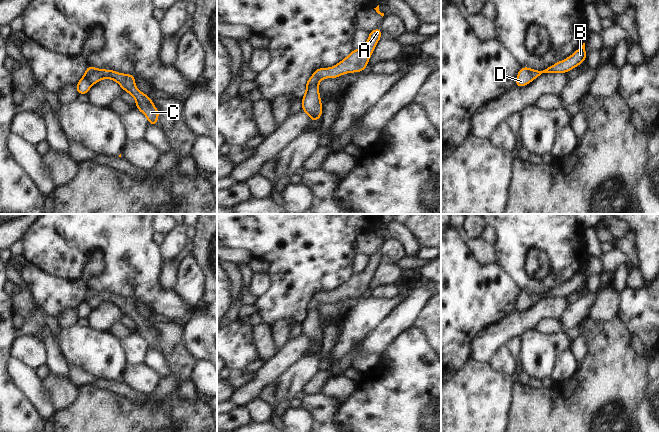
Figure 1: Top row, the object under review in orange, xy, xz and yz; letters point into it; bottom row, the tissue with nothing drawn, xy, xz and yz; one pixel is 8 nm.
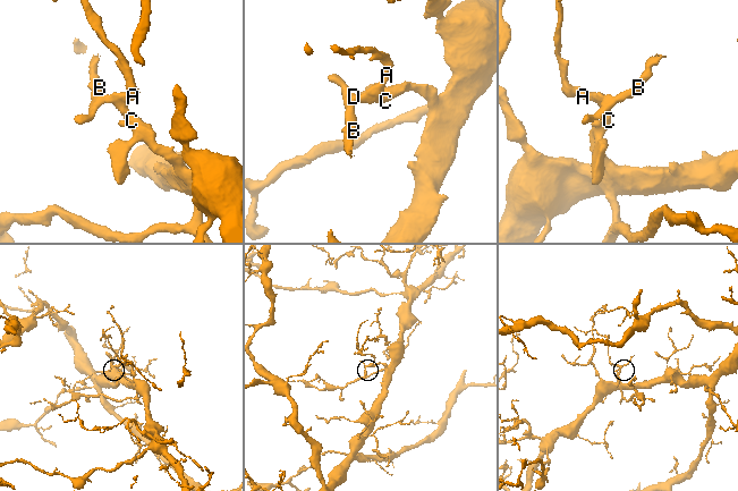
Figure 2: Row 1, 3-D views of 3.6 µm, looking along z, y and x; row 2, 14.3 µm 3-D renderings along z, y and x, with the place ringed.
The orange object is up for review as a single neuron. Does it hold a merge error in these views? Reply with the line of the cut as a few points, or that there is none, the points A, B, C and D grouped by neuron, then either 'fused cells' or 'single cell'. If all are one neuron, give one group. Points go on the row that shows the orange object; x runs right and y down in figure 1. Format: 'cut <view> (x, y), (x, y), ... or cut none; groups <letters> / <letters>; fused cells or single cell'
cut xy (95, 68), (89, 75), (89, 83), (91, 85); groups A C D / B; fused cells

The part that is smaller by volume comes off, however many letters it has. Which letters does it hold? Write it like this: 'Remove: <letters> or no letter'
Remove: B

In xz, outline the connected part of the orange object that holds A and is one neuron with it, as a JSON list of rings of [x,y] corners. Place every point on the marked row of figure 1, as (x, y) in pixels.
[[[380,26],[368,33],[368,41],[360,49],[353,49],[353,51],[338,64],[331,68],[317,68],[314,74],[319,79],[324,78],[338,78],[345,73],[362,72],[368,66],[369,58],[374,51],[374,48],[380,38],[382,31]]]

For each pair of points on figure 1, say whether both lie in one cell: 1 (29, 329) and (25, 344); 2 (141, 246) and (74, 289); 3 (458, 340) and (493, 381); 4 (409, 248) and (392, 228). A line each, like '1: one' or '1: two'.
1: two
2: two
3: two
4: one

